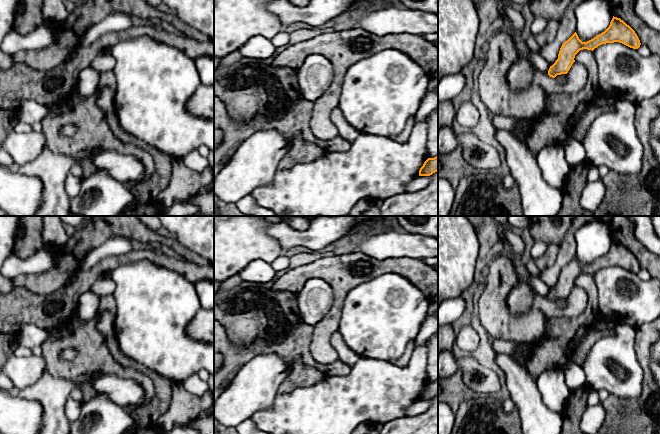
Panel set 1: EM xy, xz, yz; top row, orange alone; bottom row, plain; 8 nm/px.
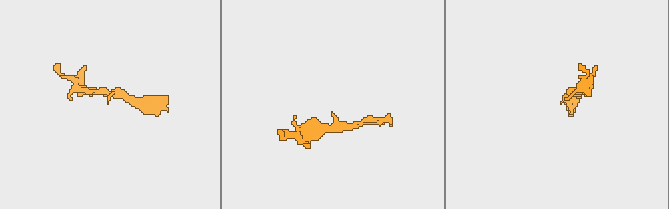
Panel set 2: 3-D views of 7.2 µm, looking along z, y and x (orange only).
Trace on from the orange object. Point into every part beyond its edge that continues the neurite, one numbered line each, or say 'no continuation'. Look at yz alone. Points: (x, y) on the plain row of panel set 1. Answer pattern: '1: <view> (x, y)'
no continuation

